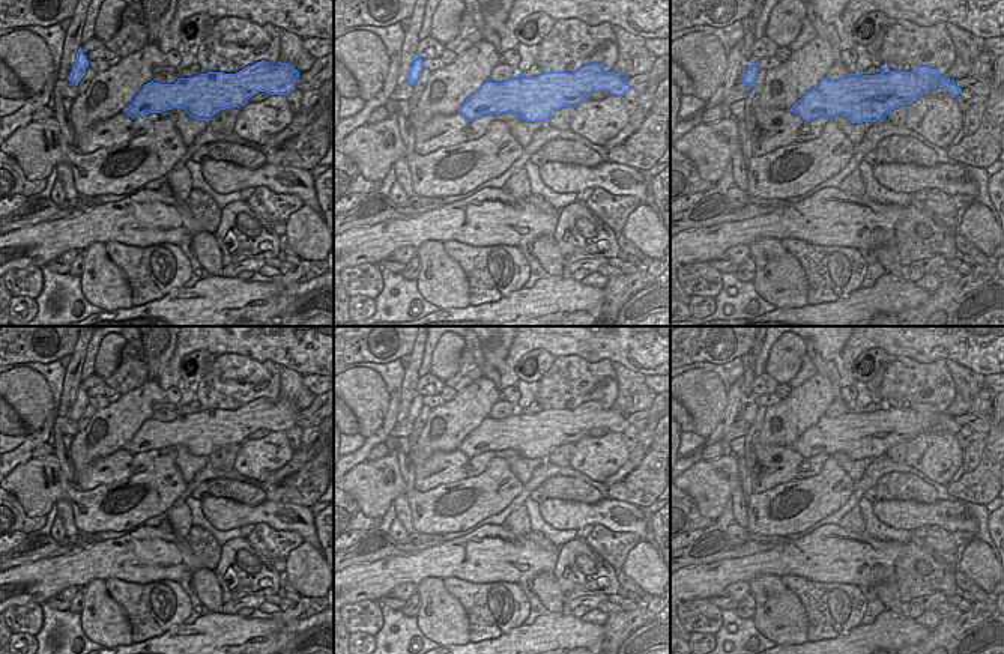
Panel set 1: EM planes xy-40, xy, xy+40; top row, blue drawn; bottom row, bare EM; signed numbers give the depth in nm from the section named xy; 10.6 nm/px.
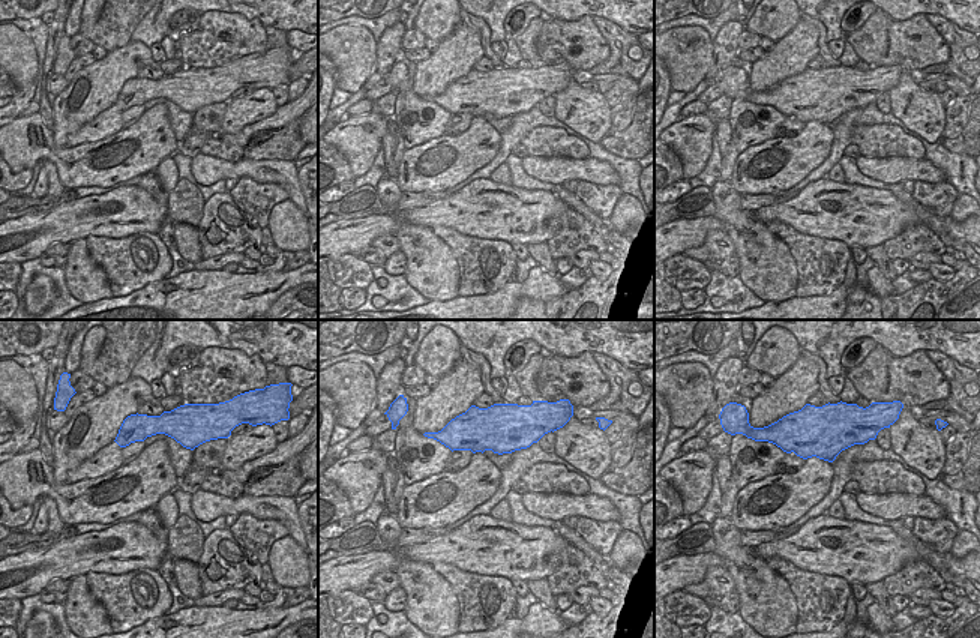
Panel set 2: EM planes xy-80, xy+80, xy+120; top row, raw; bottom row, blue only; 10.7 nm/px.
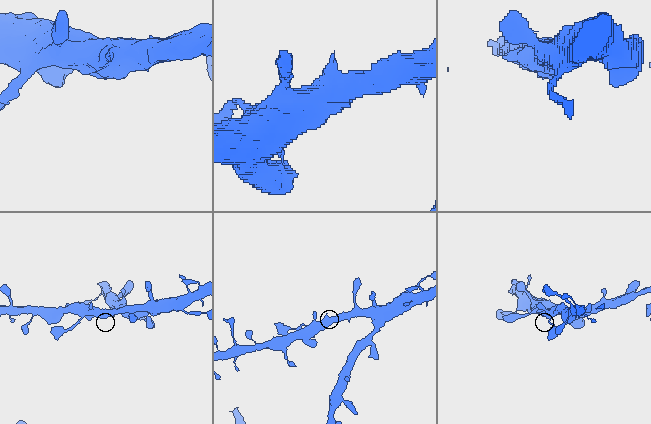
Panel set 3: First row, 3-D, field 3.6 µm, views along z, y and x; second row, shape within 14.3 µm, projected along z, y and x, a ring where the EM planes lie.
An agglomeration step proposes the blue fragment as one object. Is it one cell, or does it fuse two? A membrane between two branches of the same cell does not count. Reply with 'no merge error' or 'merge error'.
no merge error

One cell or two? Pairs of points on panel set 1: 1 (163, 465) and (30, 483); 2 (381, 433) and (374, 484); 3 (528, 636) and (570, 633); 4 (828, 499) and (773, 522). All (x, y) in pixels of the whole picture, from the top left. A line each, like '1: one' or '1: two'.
1: one
2: two
3: one
4: one

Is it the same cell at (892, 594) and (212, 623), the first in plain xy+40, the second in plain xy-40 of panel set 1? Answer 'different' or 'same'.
different

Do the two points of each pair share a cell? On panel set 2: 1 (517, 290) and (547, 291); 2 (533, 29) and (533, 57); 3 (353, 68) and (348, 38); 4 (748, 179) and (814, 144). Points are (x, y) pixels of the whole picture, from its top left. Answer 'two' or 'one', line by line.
1: one
2: one
3: one
4: one

